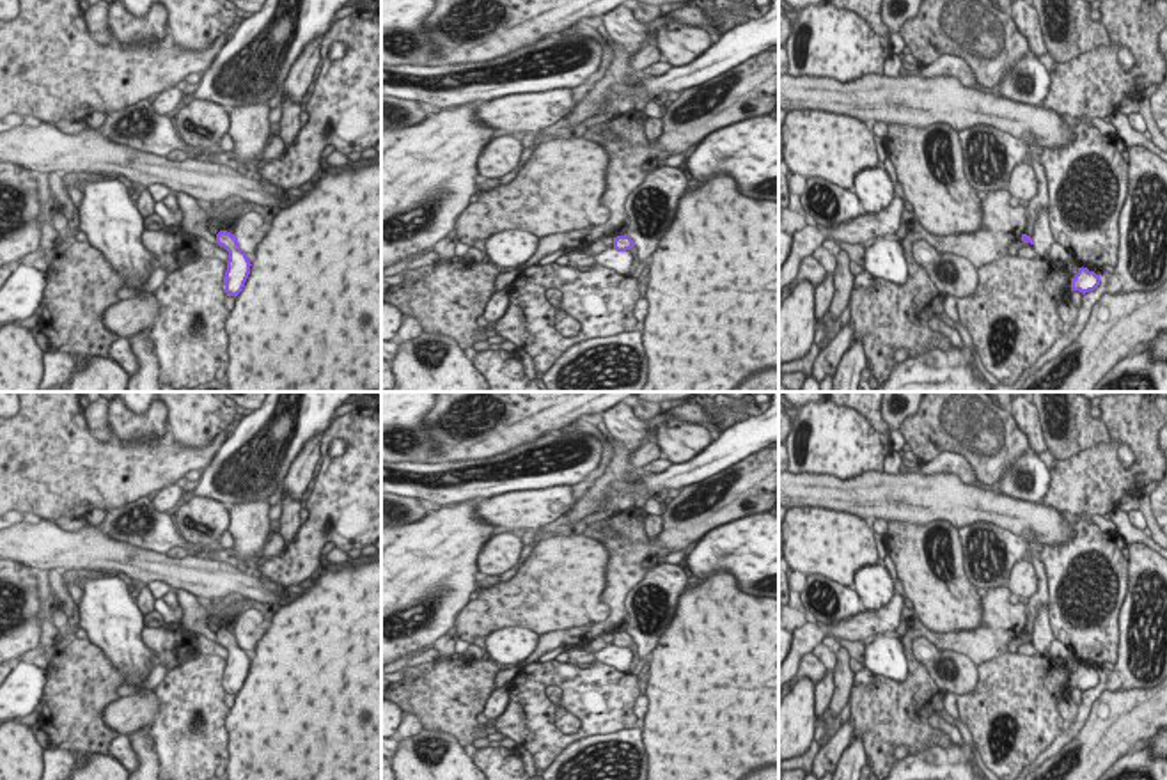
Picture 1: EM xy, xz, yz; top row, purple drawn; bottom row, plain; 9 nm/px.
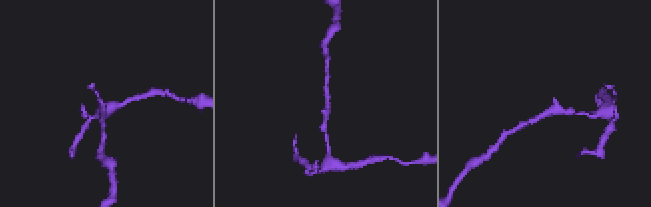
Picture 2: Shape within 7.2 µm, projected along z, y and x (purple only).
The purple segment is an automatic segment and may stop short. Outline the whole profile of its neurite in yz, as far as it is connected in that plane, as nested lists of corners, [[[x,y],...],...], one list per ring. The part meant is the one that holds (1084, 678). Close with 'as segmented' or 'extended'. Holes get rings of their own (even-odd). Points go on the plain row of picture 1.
[[[1078,665],[1078,670],[1071,675],[1071,688],[1080,688],[1082,691],[1094,688],[1098,682],[1100,672],[1087,665]]] | as segmented

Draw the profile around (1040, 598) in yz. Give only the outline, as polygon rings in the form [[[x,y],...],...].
[[[1039,557],[1030,558],[1038,571],[1038,590],[1025,601],[1029,610],[1039,610],[1050,606],[1050,594],[1048,594],[1048,580],[1045,574],[1045,566]]]

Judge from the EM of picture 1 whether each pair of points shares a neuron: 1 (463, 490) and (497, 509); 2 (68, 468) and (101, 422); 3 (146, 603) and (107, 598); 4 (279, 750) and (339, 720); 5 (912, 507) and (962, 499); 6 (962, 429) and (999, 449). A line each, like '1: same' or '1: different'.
1: different
2: different
3: different
4: same
5: same
6: same

